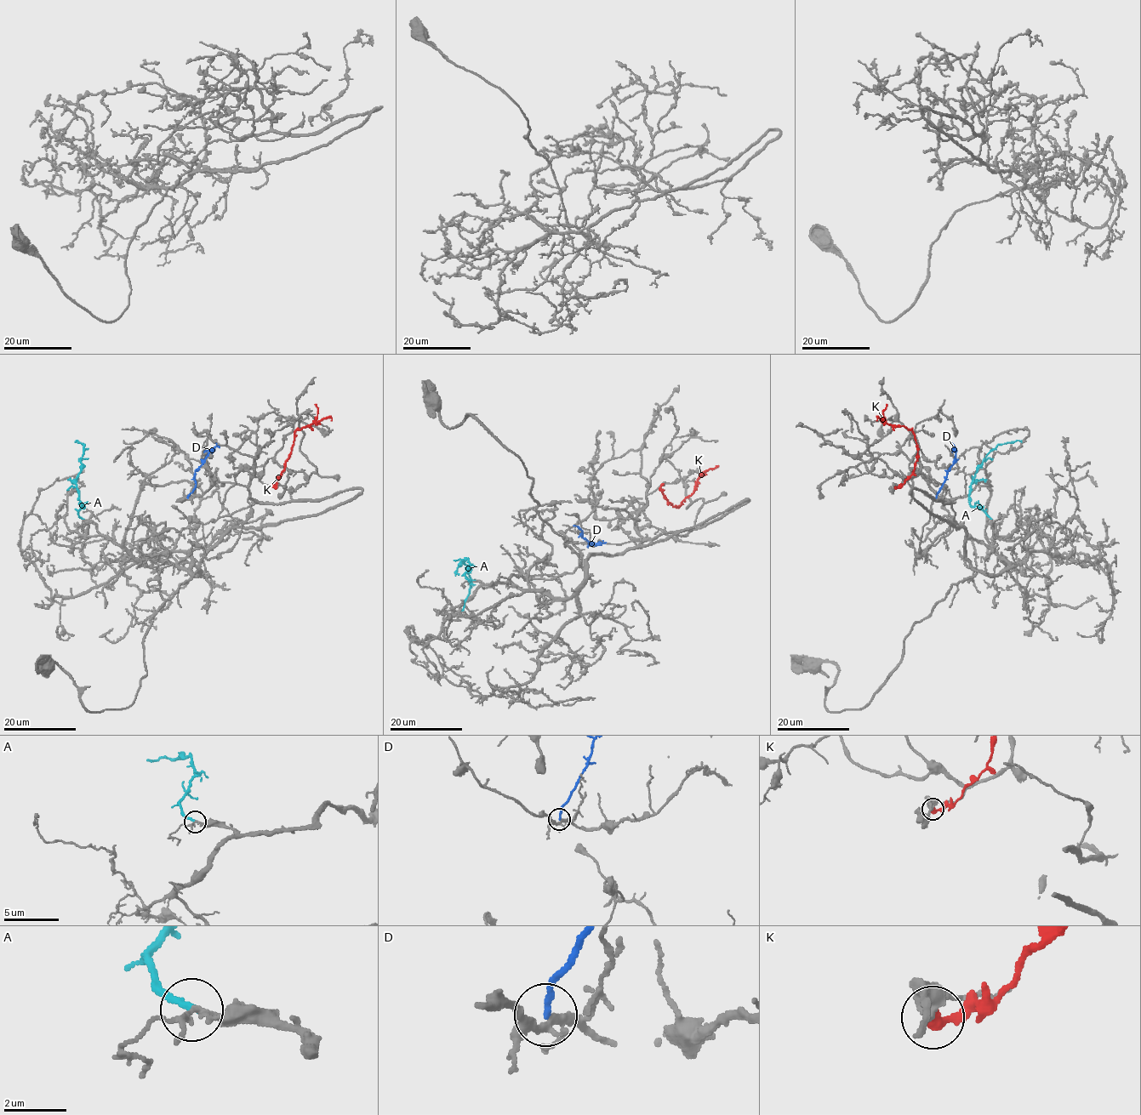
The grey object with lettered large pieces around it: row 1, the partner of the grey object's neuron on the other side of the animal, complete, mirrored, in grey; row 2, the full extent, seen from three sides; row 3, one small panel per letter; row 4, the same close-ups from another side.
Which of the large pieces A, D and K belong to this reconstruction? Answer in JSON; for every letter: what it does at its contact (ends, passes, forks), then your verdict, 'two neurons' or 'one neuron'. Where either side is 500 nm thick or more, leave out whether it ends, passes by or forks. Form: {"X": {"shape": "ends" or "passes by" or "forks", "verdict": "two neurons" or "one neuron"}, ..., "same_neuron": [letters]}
{"A": {"shape": "ends", "verdict": "one neuron"}, "D": {"shape": "ends", "verdict": "two neurons"}, "K": {"shape": "ends", "verdict": "two neurons"}, "same_neuron": ["A"]}

